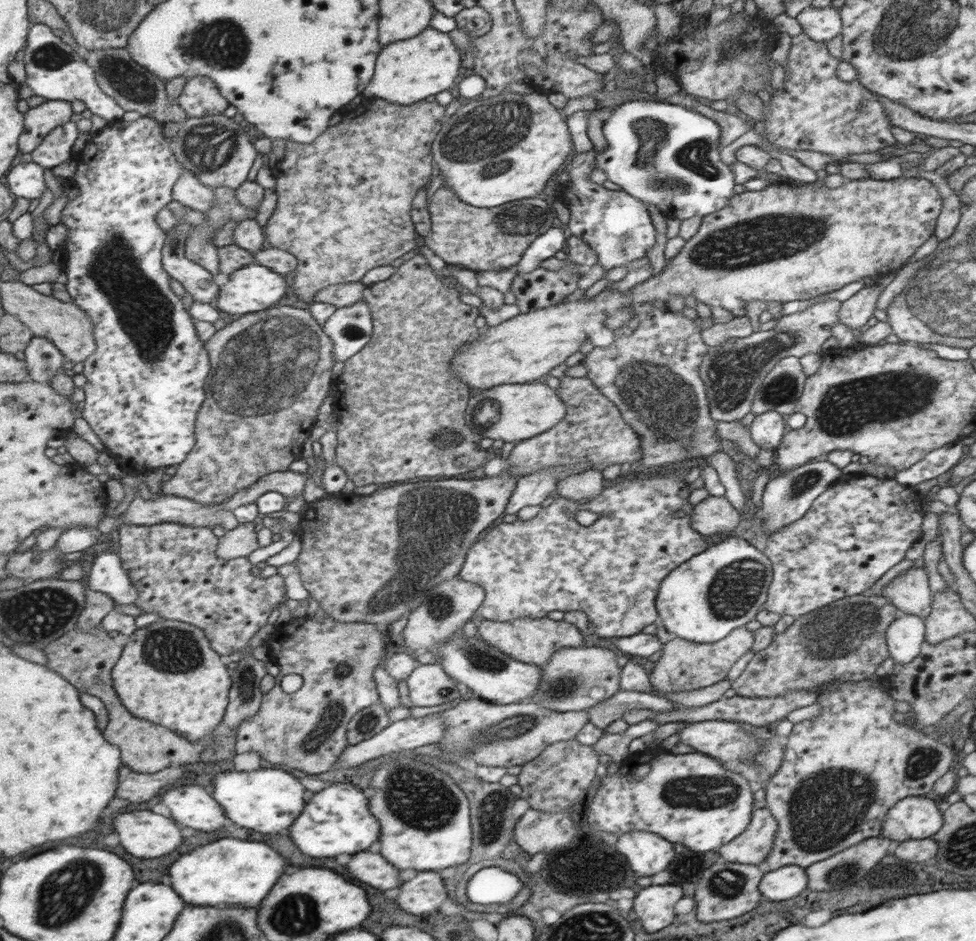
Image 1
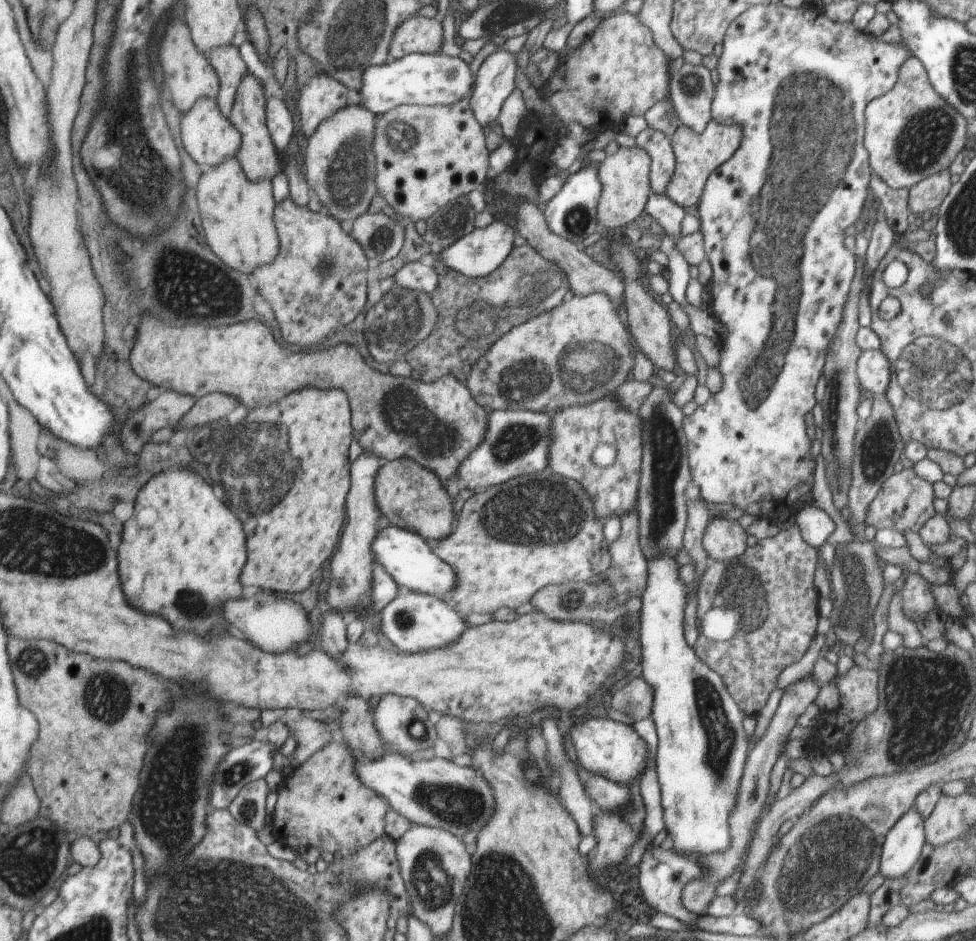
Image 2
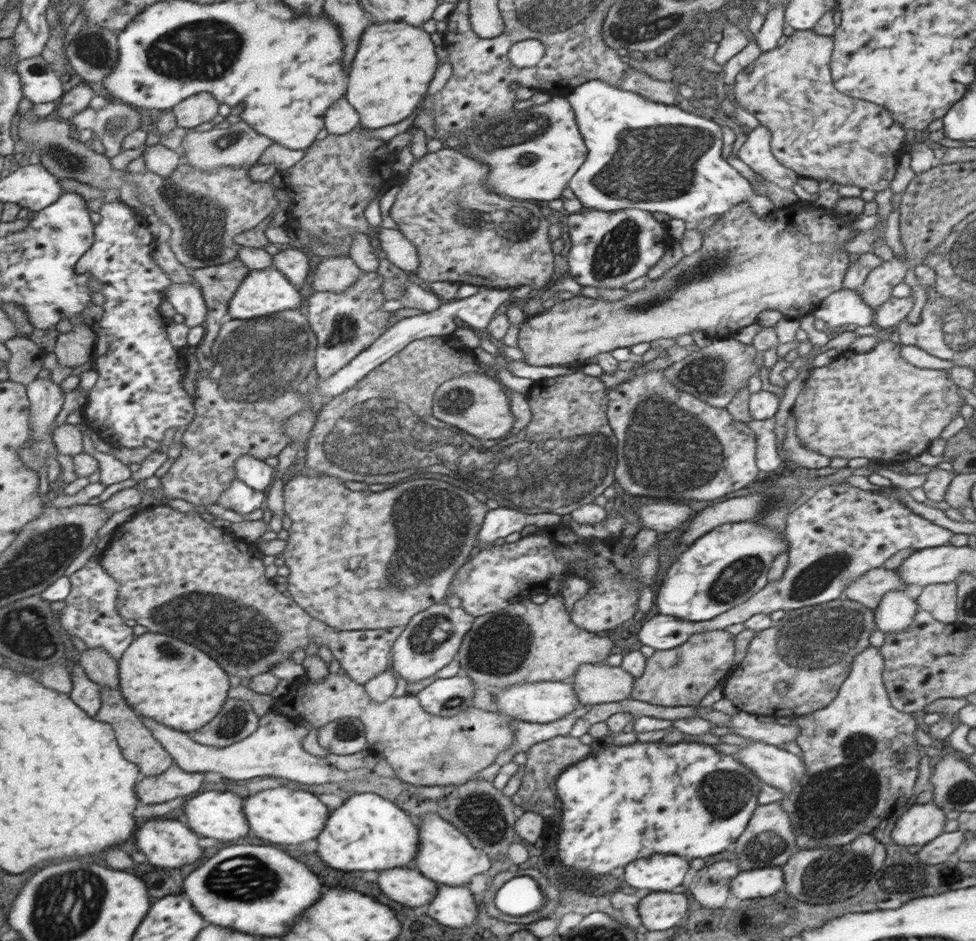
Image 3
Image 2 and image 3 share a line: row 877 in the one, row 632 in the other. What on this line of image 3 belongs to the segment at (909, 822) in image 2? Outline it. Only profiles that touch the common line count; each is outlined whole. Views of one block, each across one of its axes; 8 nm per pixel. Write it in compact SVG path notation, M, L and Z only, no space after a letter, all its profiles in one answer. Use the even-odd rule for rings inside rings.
M905 591L888 592L876 609L878 628L886 634L904 632L920 608Z

